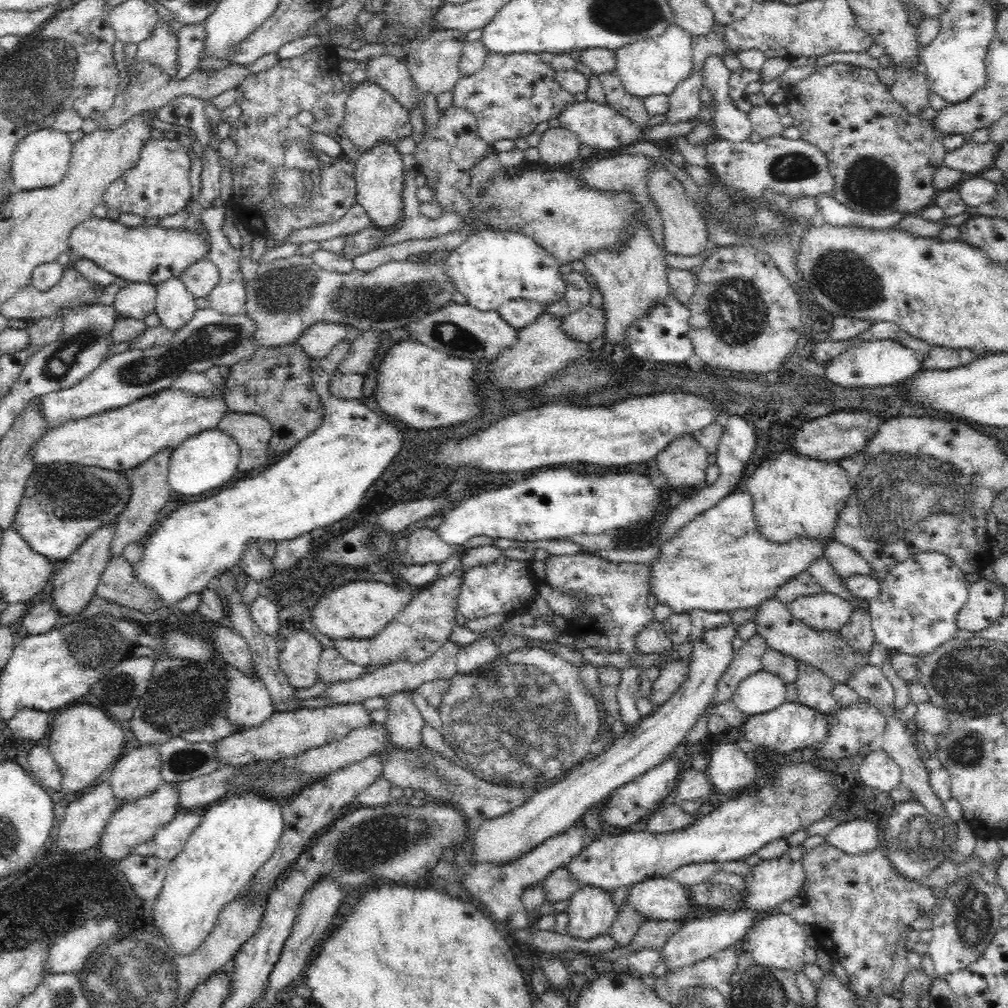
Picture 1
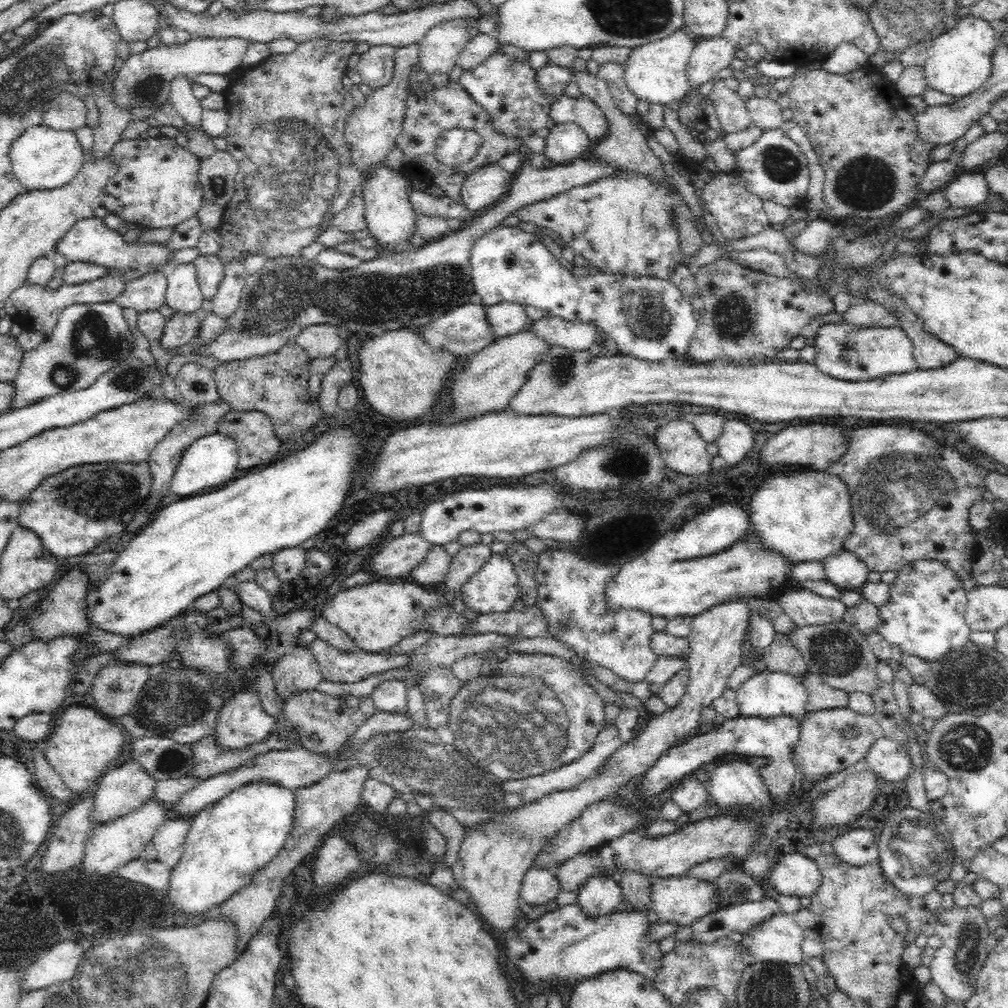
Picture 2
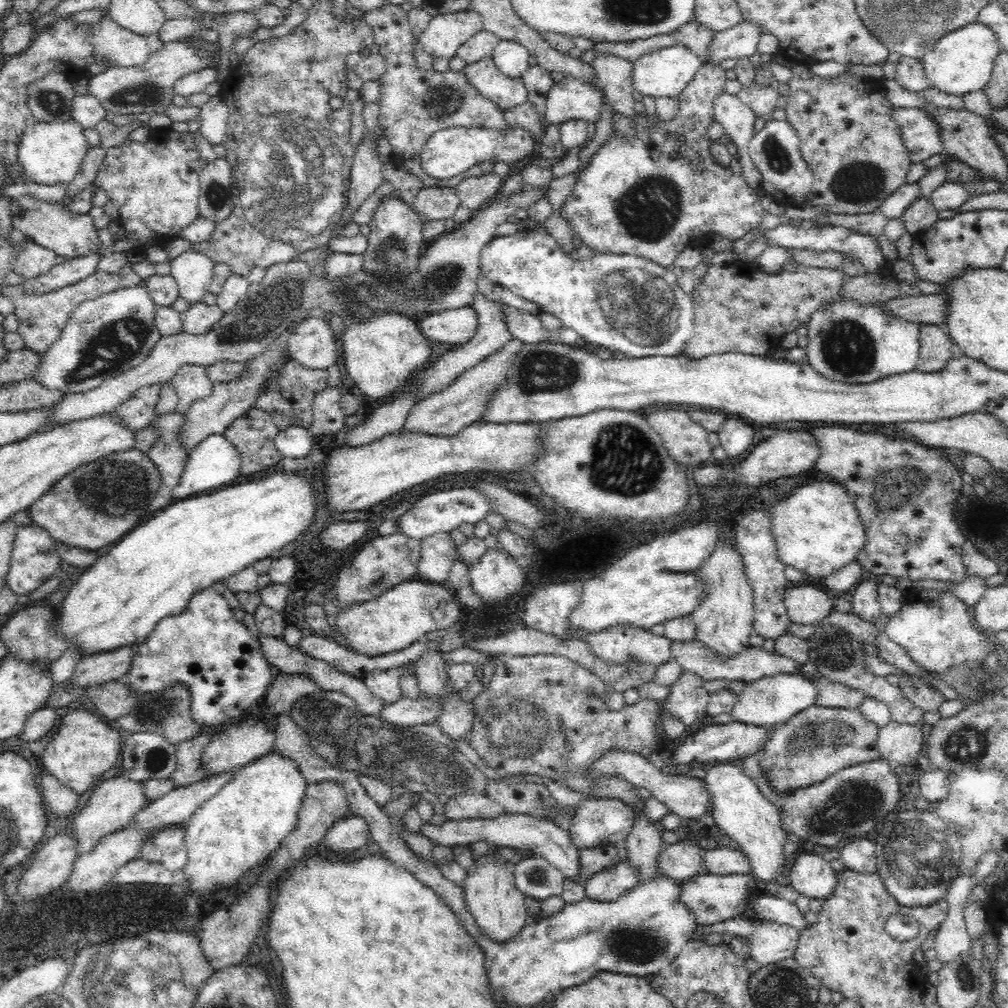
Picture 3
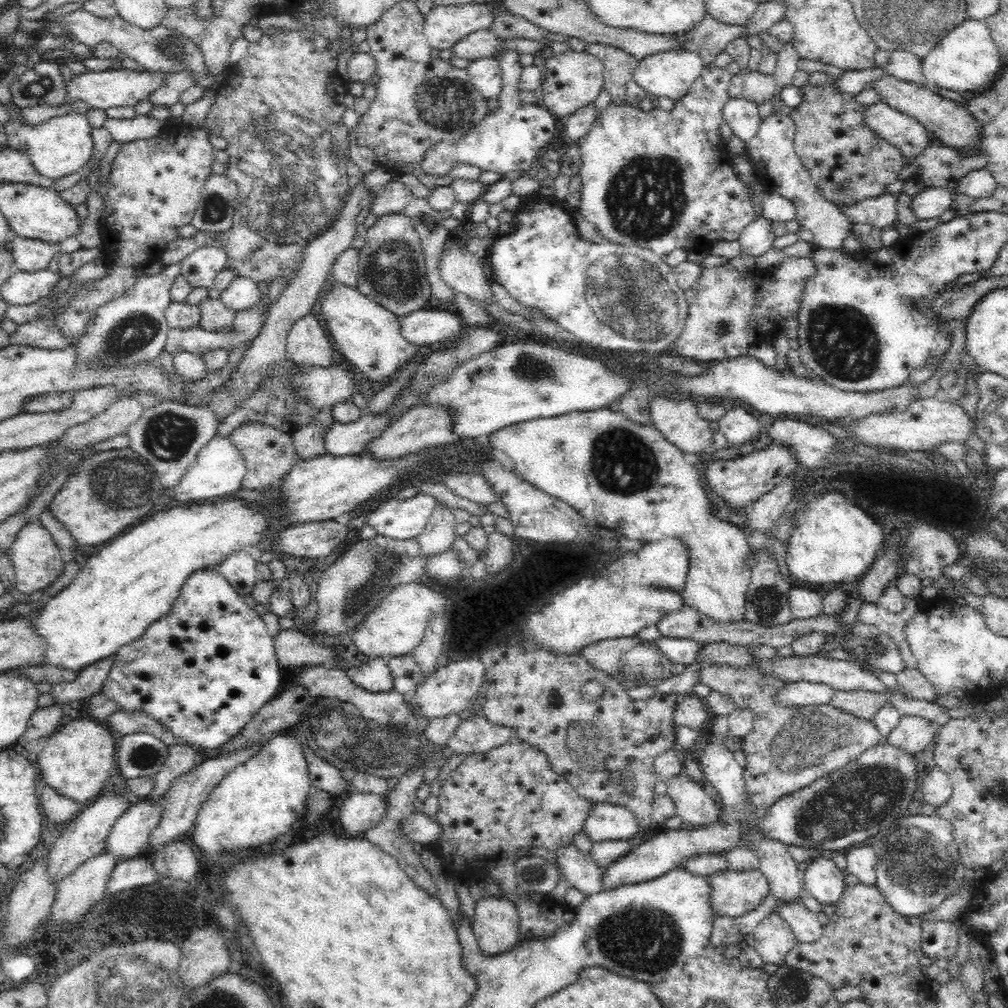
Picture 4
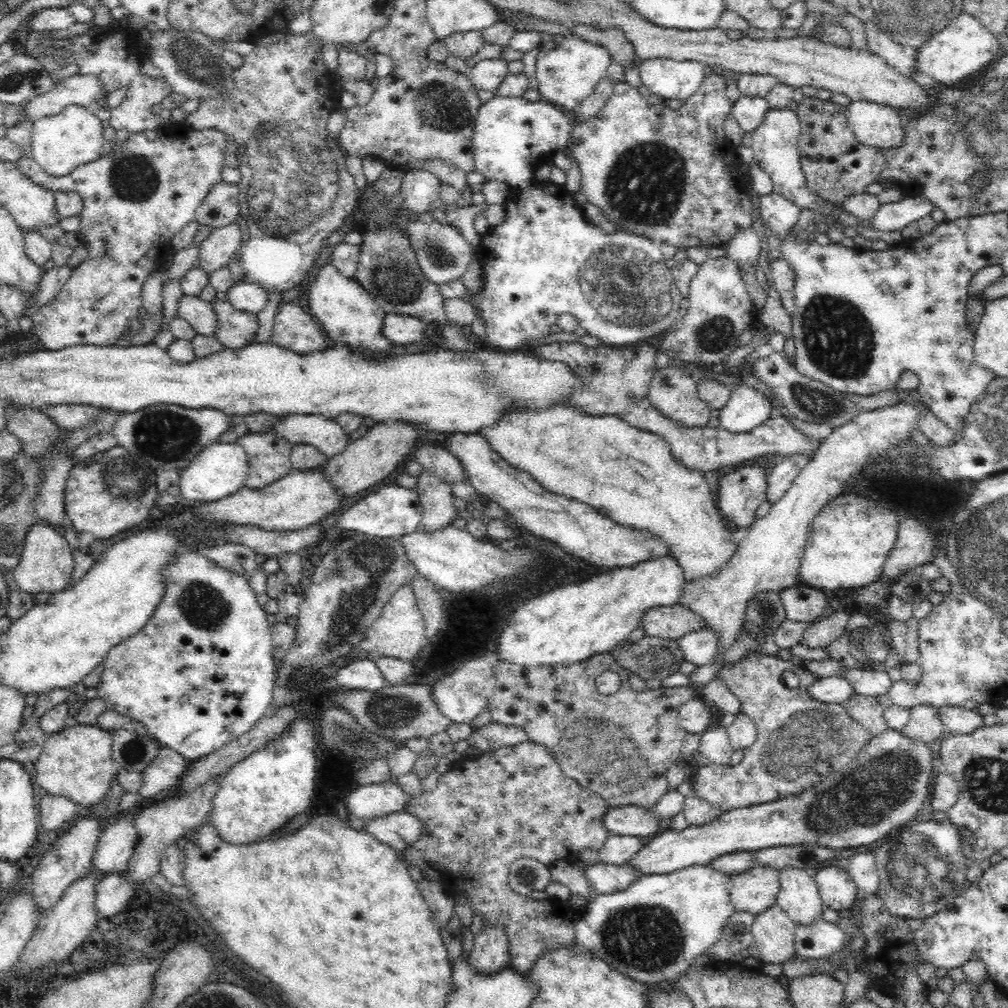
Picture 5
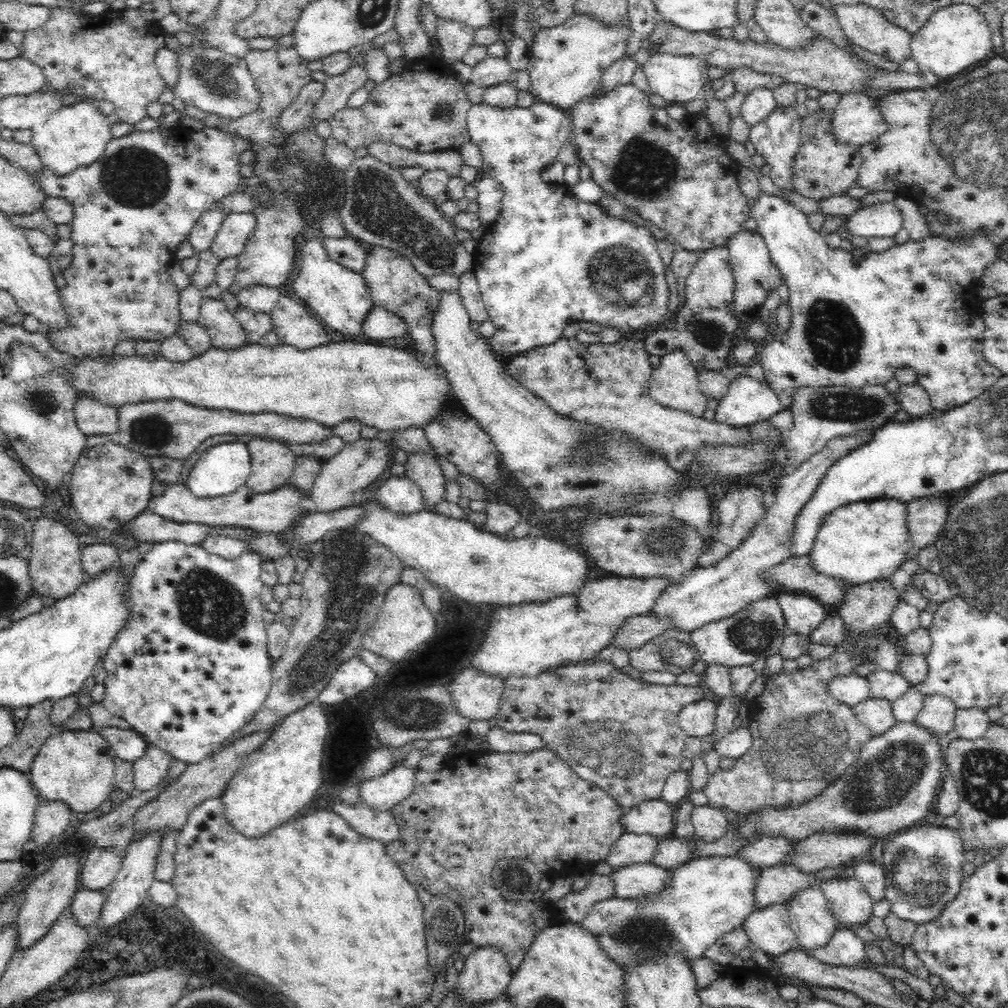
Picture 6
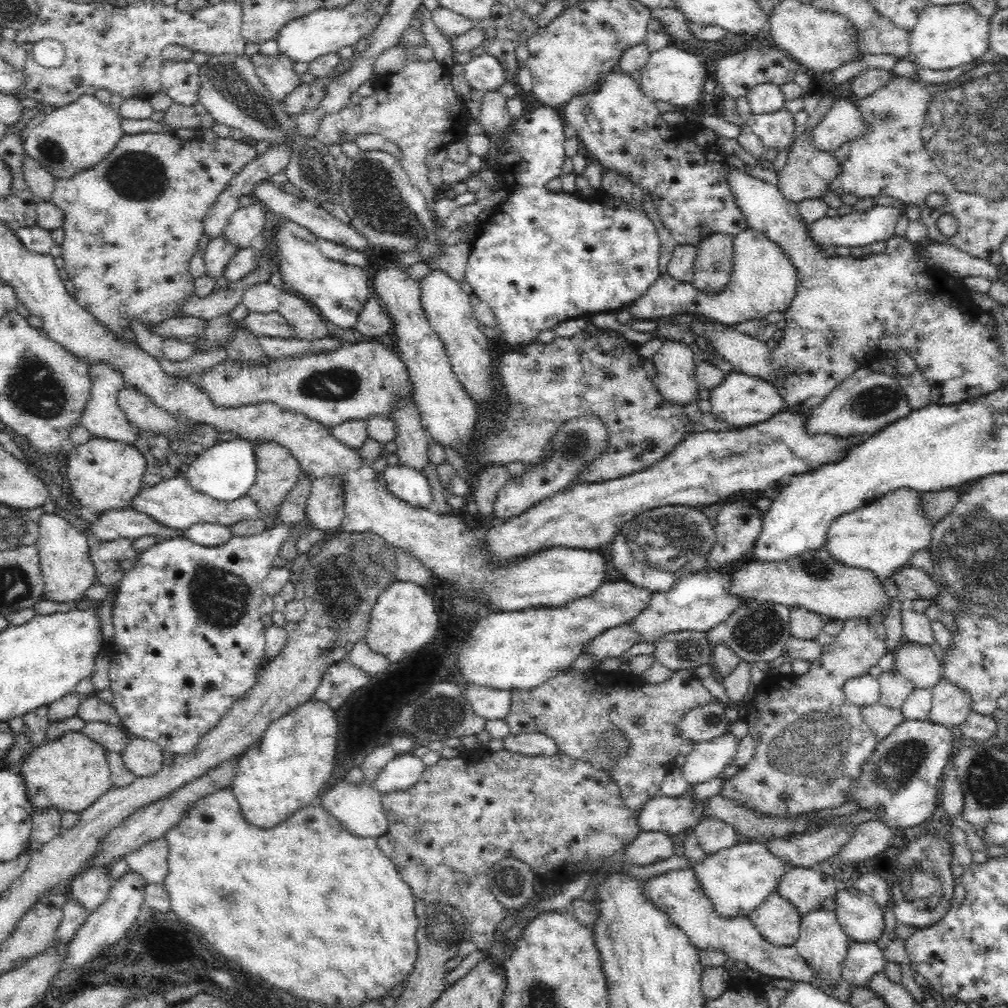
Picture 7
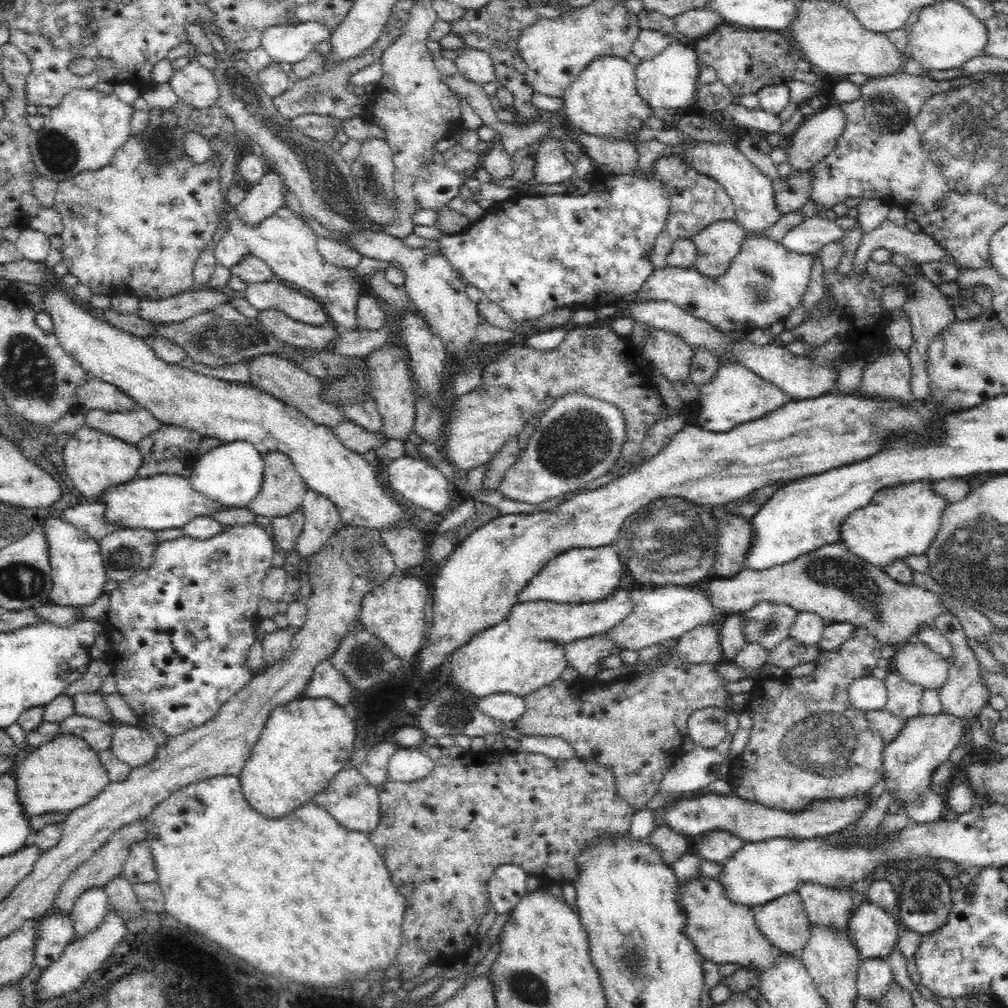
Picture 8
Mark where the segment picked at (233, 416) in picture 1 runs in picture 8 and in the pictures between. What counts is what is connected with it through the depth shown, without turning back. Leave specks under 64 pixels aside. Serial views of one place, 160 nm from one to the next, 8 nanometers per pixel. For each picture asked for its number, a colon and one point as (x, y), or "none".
2: (252, 431)
3: (253, 434)
4: (268, 453)
5: (269, 456)
6: (272, 463)
7: (278, 471)
8: (282, 491)

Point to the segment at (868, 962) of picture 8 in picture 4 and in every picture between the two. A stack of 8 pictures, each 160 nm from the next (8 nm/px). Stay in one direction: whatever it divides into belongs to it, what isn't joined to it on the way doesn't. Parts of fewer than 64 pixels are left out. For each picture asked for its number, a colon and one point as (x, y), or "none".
4: (804, 924)
5: (818, 940)
6: (844, 948)
7: (863, 960)

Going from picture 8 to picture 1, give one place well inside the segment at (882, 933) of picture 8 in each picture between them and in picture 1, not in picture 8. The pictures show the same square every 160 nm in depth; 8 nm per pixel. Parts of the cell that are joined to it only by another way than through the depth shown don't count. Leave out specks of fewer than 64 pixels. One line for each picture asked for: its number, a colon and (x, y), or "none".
1: (768, 884)
2: (793, 874)
3: (810, 875)
4: (822, 879)
5: (836, 888)
6: (847, 899)
7: (859, 915)

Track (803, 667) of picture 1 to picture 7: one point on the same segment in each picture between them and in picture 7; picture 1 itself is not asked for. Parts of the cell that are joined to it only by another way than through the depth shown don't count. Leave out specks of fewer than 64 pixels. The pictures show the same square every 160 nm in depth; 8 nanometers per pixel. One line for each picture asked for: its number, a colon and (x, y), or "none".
2: (820, 695)
3: (829, 694)
4: (861, 703)
5: (868, 711)
6: (876, 714)
7: (881, 720)

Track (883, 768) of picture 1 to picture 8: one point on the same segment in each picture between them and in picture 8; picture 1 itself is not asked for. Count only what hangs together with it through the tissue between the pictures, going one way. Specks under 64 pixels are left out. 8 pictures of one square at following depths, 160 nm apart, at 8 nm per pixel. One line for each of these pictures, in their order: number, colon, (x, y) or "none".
2: (890, 761)
3: (900, 744)
4: (913, 733)
5: (924, 725)
6: (936, 715)
7: (950, 705)
8: (963, 694)

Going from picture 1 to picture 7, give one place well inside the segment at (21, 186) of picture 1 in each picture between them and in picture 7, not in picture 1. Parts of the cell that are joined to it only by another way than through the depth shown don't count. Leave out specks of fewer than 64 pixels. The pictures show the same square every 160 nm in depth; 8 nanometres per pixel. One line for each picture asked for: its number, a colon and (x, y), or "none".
2: (42, 158)
3: (50, 153)
4: (61, 146)
5: (59, 143)
6: (76, 135)
7: (76, 137)

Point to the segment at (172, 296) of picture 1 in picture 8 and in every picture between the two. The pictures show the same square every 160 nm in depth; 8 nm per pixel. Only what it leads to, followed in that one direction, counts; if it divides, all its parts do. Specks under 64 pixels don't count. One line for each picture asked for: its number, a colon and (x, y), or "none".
2: (182, 295)
3: (192, 271)
4: (199, 268)
5: (216, 251)
6: (230, 241)
7: (245, 224)
8: (261, 200)

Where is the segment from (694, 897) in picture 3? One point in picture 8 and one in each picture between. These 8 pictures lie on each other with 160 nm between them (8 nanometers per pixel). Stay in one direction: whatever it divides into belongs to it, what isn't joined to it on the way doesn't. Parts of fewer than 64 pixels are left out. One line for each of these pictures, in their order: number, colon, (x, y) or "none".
4: (734, 893)
5: (754, 890)
6: (777, 884)
7: (808, 889)
8: (824, 906)

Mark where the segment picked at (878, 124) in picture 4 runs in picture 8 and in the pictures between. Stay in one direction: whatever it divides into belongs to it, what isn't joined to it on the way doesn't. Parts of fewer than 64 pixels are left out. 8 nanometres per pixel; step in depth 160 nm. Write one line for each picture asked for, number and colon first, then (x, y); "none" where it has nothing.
5: (875, 125)
6: (856, 120)
7: (844, 123)
8: (818, 135)

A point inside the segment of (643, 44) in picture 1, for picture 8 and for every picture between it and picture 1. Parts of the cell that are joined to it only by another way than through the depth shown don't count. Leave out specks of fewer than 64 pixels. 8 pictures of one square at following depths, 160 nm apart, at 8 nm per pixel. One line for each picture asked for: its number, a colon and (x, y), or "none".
2: (656, 72)
3: (664, 73)
4: (670, 74)
5: (666, 78)
6: (677, 79)
7: (672, 75)
8: (669, 80)

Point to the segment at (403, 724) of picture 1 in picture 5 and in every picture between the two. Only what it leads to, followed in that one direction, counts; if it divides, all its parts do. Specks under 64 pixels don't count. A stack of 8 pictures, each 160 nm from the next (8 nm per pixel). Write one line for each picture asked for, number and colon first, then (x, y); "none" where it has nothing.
2: (390, 696)
3: (386, 685)
4: (375, 676)
5: (363, 675)

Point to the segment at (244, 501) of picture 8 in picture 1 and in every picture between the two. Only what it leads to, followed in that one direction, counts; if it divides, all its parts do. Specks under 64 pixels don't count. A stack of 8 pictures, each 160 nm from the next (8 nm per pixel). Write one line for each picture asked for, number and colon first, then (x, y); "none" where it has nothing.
1: (208, 460)
2: (211, 461)
3: (214, 462)
4: (219, 469)
5: (220, 470)
6: (224, 468)
7: (225, 471)

